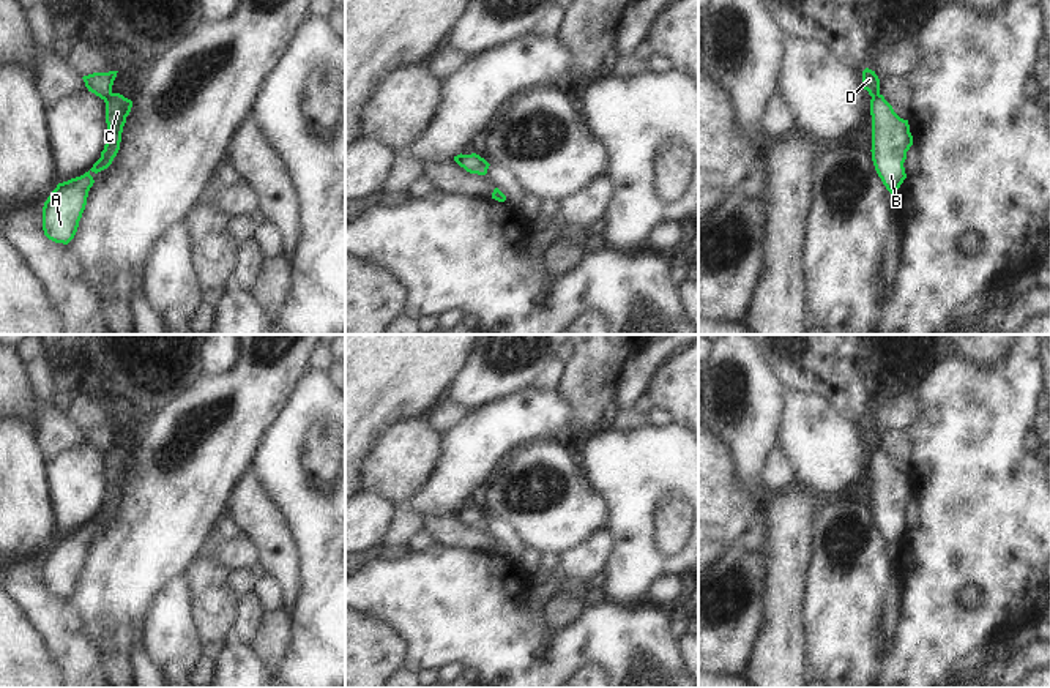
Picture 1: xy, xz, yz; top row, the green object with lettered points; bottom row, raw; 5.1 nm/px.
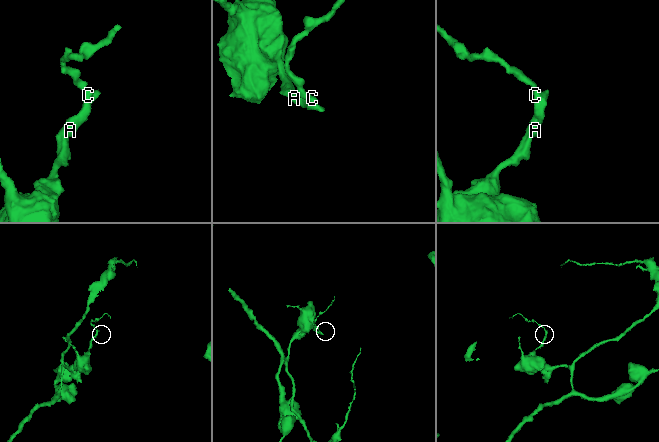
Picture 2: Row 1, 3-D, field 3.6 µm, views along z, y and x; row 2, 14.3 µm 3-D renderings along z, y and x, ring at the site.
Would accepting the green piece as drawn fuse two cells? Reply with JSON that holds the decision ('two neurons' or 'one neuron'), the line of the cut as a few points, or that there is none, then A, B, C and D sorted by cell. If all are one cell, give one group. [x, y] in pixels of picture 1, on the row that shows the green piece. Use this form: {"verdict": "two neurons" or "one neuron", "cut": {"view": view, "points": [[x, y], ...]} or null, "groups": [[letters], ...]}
{"verdict": "two neurons", "cut": {"view": "xy", "points": [[112, 93], [104, 100]]}, "groups": [["A", "B", "C"], ["D"]]}

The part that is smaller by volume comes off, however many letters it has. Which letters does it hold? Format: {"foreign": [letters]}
{"foreign": ["D"]}

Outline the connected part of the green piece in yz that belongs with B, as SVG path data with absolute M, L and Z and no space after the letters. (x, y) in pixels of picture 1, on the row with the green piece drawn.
M883 95L870 99L872 161L886 189L897 196L907 178L903 163L913 145L908 120L900 118Z

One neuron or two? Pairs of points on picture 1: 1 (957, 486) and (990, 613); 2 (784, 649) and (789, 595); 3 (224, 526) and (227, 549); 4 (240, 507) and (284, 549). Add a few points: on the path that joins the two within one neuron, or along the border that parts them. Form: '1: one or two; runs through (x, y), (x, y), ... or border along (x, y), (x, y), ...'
1: one; runs through (989, 518), (992, 521), (992, 581)
2: one; runs through (784, 636), (784, 608)
3: two; border along (240, 534), (230, 538), (218, 538)
4: one; runs through (251, 516), (273, 538)

